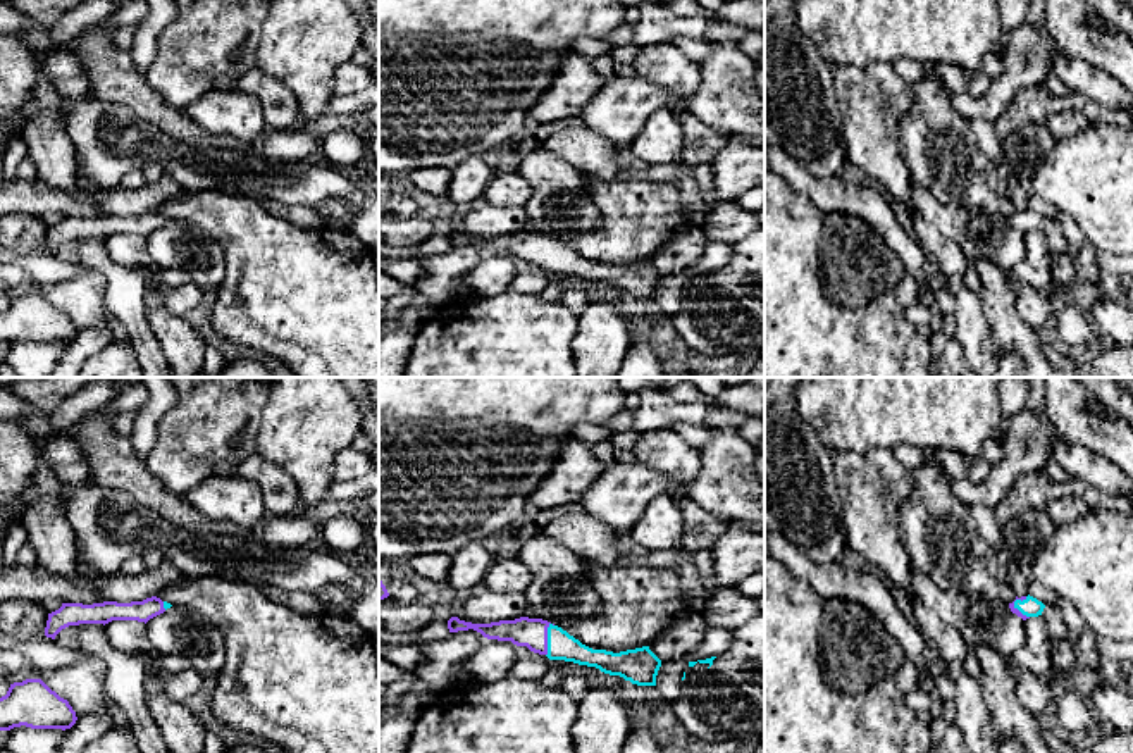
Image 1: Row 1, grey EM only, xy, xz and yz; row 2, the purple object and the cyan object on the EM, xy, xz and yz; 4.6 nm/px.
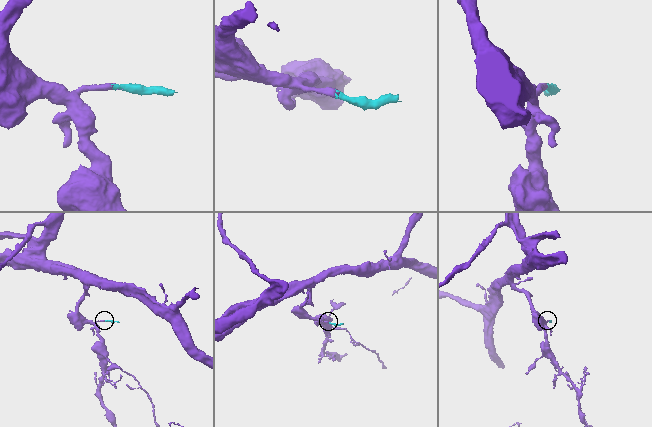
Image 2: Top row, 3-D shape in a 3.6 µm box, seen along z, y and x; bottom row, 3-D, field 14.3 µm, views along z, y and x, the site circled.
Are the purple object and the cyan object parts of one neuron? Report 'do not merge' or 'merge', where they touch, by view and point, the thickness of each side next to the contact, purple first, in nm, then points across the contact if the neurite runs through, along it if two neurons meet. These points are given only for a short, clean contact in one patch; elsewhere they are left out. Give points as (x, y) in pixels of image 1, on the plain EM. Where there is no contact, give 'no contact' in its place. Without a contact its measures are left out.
merge; contact xz (546, 254); calibres 140 and 130 nm; way xz (532, 247), (546, 254), (560, 259)

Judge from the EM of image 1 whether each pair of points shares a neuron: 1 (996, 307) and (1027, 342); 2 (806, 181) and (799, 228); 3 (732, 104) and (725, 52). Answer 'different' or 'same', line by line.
1: same
2: different
3: same

